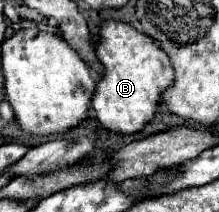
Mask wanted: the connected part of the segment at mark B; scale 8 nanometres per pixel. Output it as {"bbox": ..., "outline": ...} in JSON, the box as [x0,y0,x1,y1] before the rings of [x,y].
{"bbox":[92,19,174,133],"outline":[[[114,19],[100,25],[96,55],[104,65],[104,73],[96,81],[96,91],[92,97],[92,109],[96,111],[98,121],[102,127],[118,133],[140,131],[154,117],[162,89],[174,79],[168,55],[148,35],[140,33],[130,23]]]}

